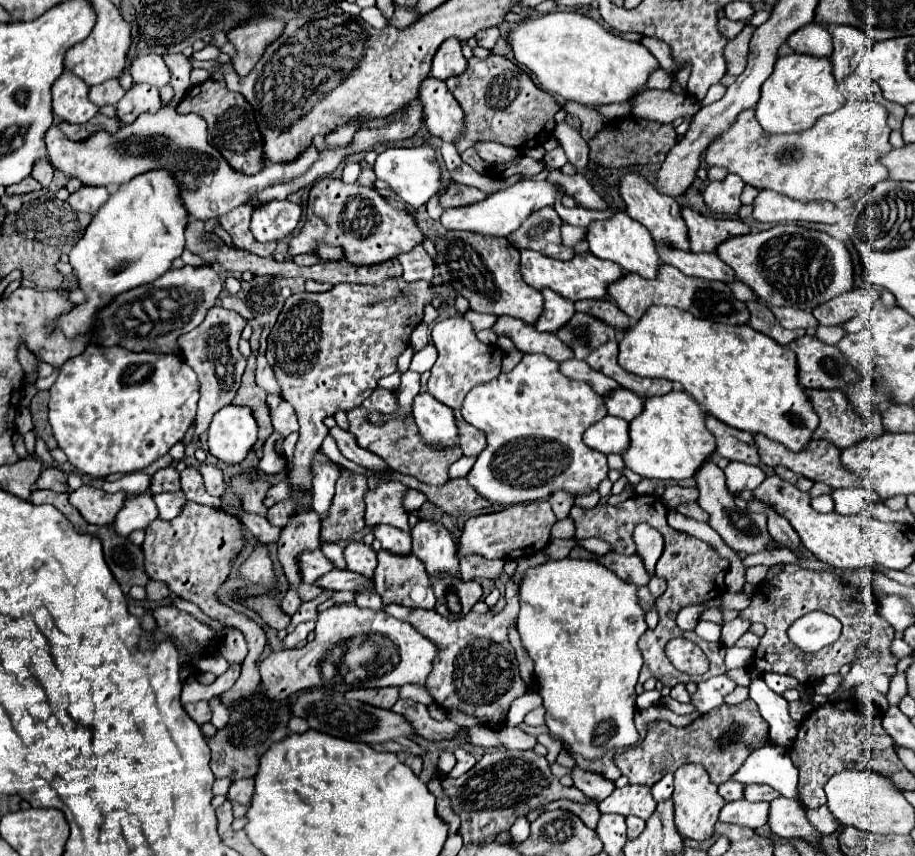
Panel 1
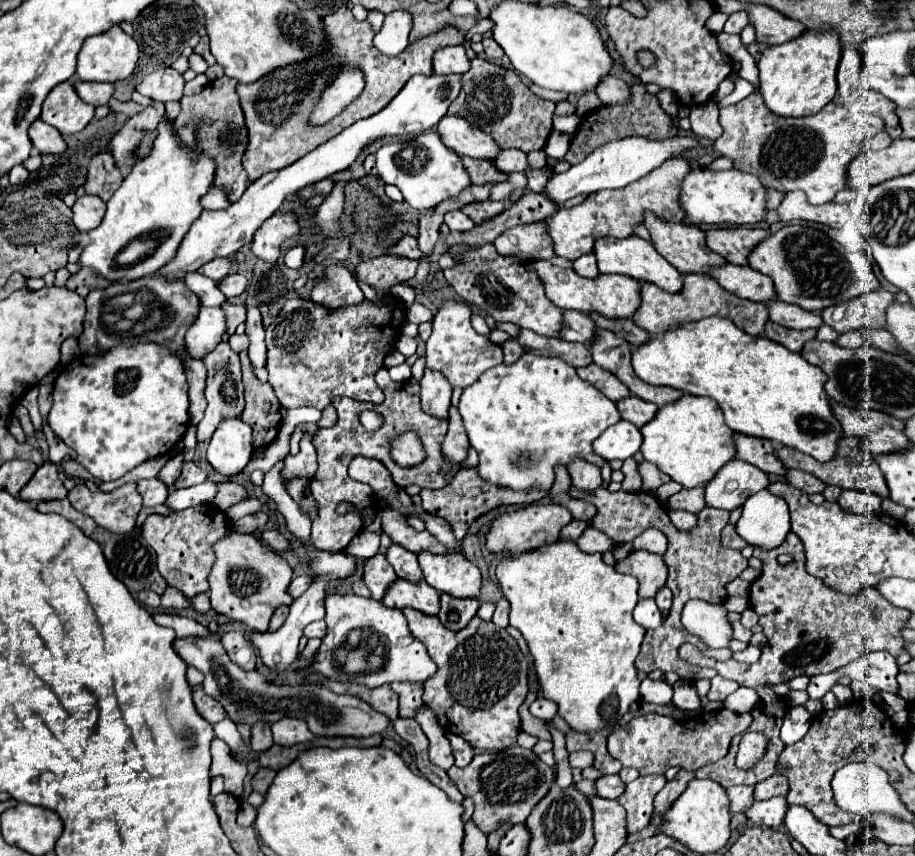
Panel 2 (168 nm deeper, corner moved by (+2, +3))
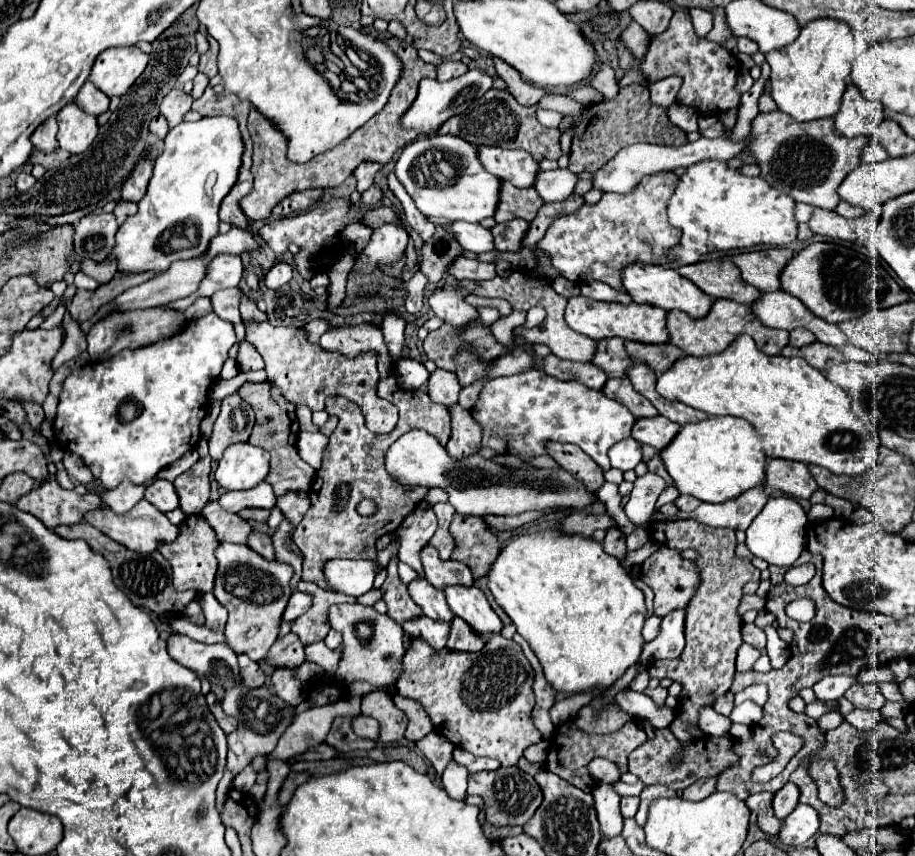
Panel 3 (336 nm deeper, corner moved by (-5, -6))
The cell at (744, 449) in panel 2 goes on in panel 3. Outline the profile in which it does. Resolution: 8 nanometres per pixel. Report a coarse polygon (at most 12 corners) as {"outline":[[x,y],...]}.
{"outline":[[769,461],[765,483],[789,497],[819,489],[807,465]]}

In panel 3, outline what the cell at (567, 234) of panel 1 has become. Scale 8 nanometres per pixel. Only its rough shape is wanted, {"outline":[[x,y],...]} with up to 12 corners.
{"outline":[[677,175],[555,219],[537,249],[573,283],[617,291],[631,263],[665,267]]}

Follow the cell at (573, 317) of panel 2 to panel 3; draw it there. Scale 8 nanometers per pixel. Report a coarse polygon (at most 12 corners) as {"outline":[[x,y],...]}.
{"outline":[[621,339],[597,343],[593,359],[609,377],[627,377],[631,357]]}

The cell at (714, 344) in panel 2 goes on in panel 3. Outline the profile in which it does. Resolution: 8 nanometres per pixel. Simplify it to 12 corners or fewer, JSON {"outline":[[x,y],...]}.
{"outline":[[749,335],[683,357],[657,391],[749,421],[771,459],[875,465],[873,423]]}

